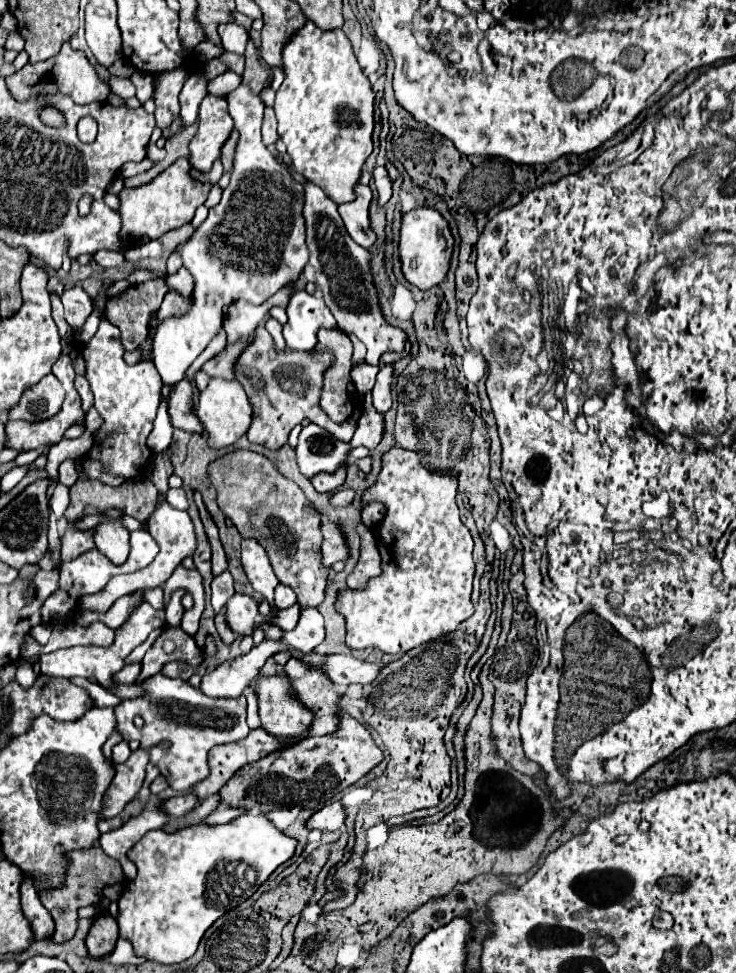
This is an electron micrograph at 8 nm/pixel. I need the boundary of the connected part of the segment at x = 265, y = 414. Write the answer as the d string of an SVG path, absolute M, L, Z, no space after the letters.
M257 326L251 336L251 342L245 346L245 350L239 354L233 366L235 380L243 384L249 404L253 406L253 420L247 430L249 440L265 444L267 448L281 448L287 442L287 436L293 430L293 426L299 424L303 418L309 418L311 422L329 430L337 440L349 442L357 427L356 420L348 419L342 424L329 422L329 416L317 406L321 392L321 374L331 364L331 360L333 358L329 352L311 354L287 350L281 356L273 346L271 334L263 326Z

